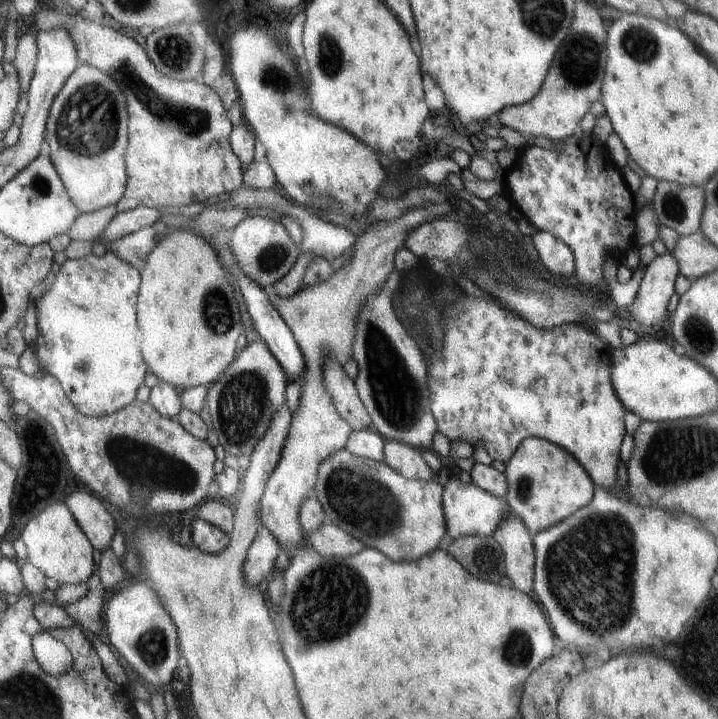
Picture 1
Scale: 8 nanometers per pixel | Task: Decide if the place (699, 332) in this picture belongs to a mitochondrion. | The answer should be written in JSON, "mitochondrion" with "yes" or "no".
{"mitochondrion":"yes"}

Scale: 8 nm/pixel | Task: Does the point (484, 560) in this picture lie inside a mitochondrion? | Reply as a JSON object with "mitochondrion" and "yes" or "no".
{"mitochondrion":"yes"}

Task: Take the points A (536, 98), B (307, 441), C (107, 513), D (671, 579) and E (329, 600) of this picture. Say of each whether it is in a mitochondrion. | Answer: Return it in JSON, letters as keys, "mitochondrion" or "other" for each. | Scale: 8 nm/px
{"A":"other","B":"other","C":"other","D":"other","E":"mitochondrion"}

